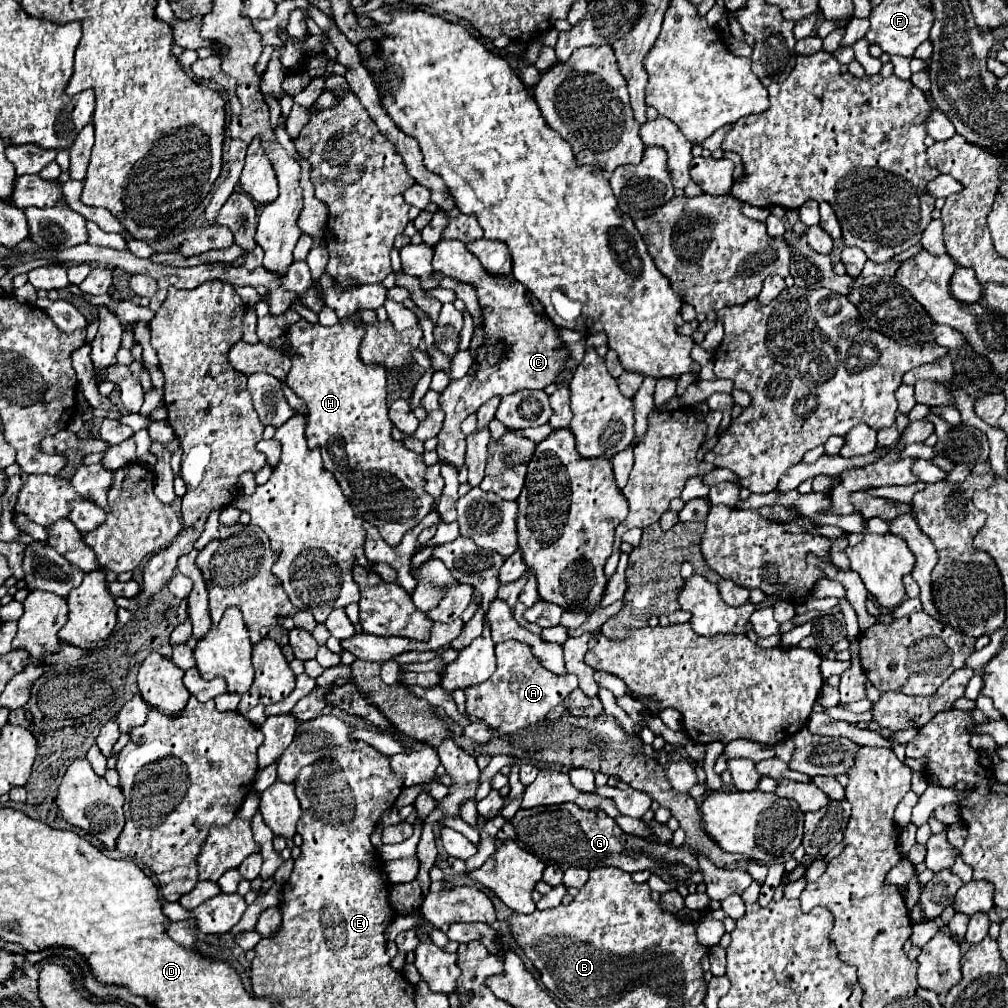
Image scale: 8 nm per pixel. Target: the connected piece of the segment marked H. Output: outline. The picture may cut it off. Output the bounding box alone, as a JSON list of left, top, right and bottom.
[283,314,433,546]

